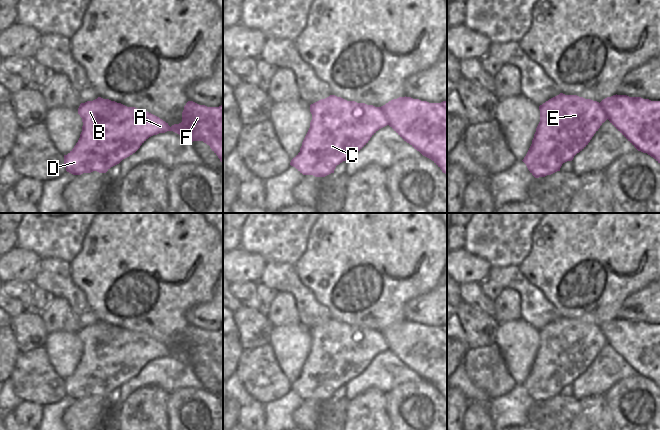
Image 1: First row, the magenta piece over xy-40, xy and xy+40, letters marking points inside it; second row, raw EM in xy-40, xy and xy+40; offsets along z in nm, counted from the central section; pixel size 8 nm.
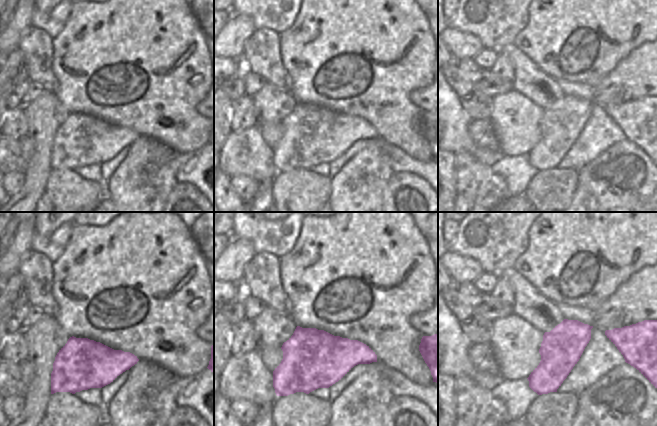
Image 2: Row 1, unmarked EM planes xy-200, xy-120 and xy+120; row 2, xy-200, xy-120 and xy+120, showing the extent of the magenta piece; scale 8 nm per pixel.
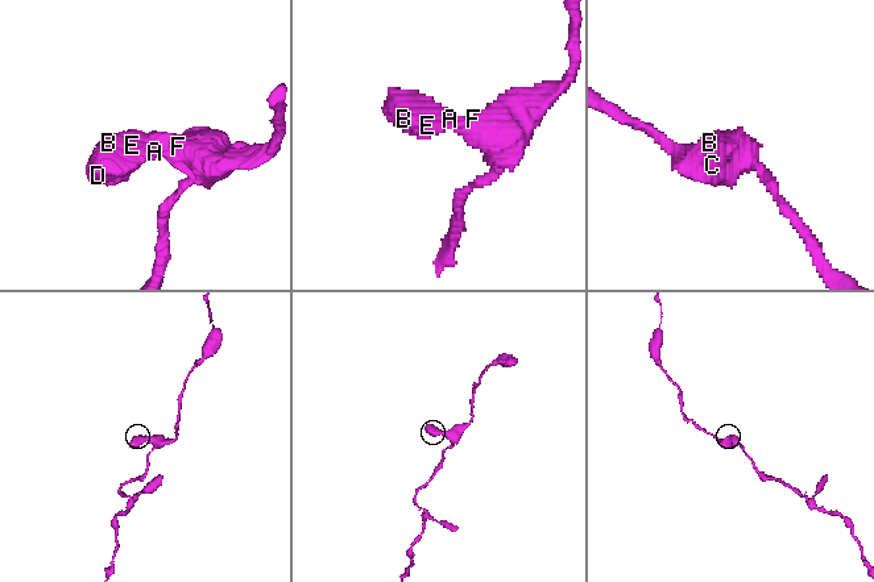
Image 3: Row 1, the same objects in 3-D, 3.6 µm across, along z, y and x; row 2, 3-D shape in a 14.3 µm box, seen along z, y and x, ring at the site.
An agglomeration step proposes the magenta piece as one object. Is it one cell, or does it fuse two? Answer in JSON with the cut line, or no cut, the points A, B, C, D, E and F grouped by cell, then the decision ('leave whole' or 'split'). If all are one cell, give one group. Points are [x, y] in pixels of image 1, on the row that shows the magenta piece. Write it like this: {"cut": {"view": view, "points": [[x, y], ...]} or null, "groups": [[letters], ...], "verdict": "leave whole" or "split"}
{"cut": {"view": "xy", "points": [[379, 107], [388, 124]]}, "groups": [["A", "B", "C", "D", "E"], ["F"]], "verdict": "split"}

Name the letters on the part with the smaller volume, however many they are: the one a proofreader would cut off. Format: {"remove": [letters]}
{"remove": ["A", "B", "C", "D", "E"]}

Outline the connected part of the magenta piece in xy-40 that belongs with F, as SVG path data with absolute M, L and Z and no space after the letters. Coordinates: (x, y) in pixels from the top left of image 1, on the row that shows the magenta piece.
M188 101L182 112L182 122L170 127L191 143L203 141L222 162L223 169L223 105L207 107Z

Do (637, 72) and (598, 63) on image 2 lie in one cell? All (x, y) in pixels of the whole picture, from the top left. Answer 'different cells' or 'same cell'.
different cells

